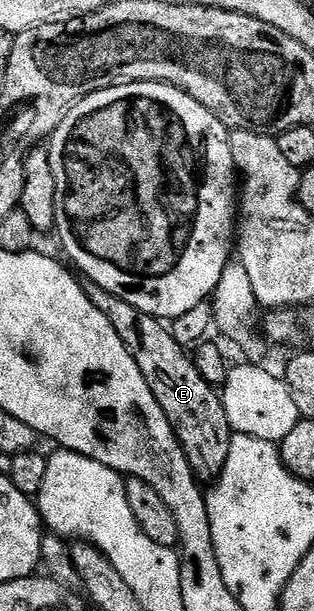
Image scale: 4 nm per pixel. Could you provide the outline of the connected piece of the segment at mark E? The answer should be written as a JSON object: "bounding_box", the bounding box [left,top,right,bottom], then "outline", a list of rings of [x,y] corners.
{"bounding_box":[86,283,233,482],"outline":[[[88,283],[86,290],[93,306],[97,306],[97,310],[109,318],[121,342],[125,342],[149,390],[153,390],[161,410],[165,410],[171,419],[196,476],[203,482],[214,481],[223,473],[233,435],[222,395],[217,391],[216,385],[210,384],[201,376],[188,349],[177,344],[170,327],[164,321],[137,310],[137,306],[129,306],[129,302],[101,290],[101,286],[96,284]]]}

